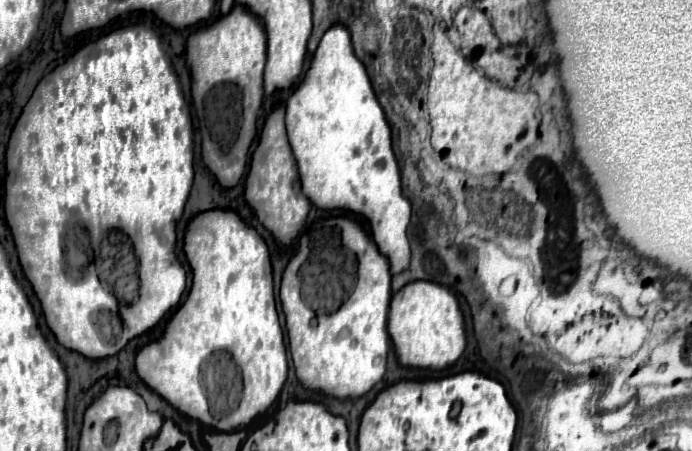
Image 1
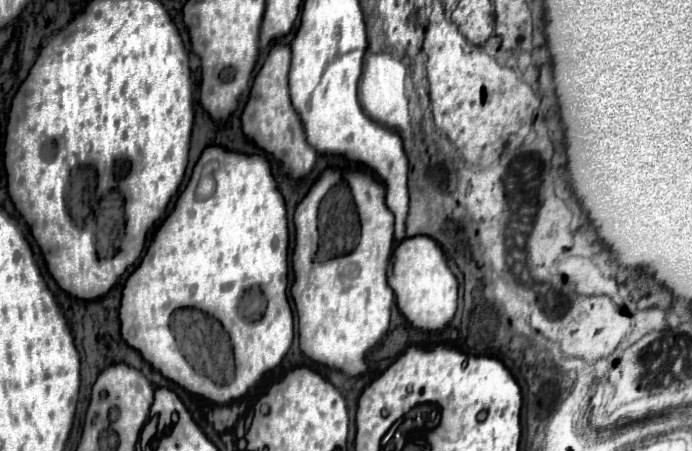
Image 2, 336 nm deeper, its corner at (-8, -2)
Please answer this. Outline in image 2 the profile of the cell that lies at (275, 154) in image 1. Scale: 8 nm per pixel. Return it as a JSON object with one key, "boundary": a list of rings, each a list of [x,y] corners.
{"boundary":[[[272,44],[266,62],[262,64],[260,72],[254,78],[250,98],[242,110],[242,130],[252,142],[256,142],[266,152],[274,154],[284,164],[290,176],[302,178],[314,168],[316,150],[306,142],[302,120],[290,104],[288,70],[290,70],[290,46]]]}

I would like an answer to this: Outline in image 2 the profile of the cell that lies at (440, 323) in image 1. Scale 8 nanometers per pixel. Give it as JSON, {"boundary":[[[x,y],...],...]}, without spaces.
{"boundary":[[[406,236],[394,248],[392,264],[388,268],[388,284],[394,290],[400,312],[414,328],[438,332],[454,318],[458,304],[458,282],[448,268],[442,248],[430,236]]]}

